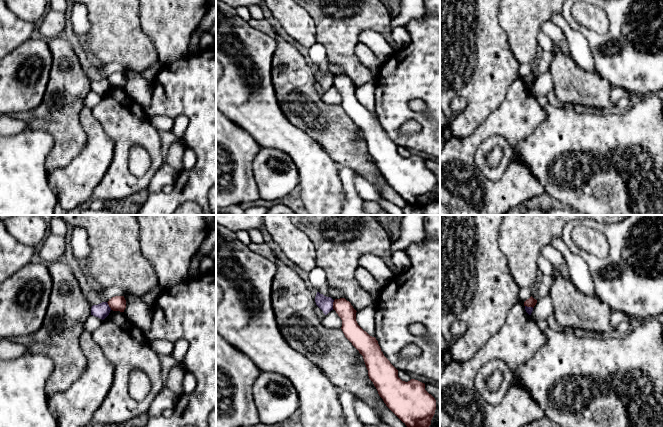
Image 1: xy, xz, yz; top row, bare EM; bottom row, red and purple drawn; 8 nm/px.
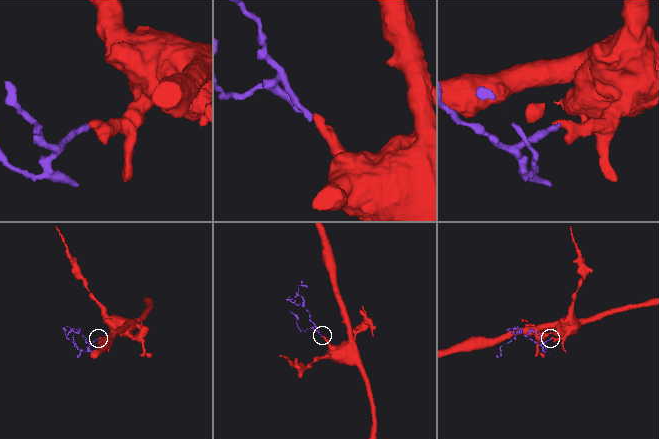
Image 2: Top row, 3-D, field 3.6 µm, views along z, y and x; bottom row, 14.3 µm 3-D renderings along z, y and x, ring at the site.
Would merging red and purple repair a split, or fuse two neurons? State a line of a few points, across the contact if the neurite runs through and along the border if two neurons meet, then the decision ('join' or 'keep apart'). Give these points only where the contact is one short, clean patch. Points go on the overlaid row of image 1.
xz (334, 300), (332, 308) | keep apart

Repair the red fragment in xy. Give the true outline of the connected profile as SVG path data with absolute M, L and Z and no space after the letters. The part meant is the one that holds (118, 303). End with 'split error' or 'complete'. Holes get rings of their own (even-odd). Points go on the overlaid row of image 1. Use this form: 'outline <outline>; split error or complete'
outline M115 296L107 302L111 310L124 312L126 308L126 300L124 296Z; complete

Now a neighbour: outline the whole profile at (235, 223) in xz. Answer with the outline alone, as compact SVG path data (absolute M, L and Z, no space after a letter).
M216 215L216 222L235 233L260 230L264 225L264 215Z

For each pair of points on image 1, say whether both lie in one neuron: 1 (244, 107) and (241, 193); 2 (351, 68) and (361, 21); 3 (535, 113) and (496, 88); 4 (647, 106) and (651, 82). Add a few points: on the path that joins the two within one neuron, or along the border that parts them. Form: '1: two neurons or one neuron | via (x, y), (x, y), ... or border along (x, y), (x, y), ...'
1: two neurons | border along (226, 116), (244, 129), (260, 146)
2: one neuron | via (348, 56), (349, 33)
3: two neurons | border along (518, 77), (508, 88), (504, 100), (491, 113)
4: two neurons | border along (652, 93), (637, 98)

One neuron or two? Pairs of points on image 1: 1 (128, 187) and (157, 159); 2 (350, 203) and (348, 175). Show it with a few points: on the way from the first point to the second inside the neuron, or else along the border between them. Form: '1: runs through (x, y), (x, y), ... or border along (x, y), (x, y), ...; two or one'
1: runs through (137, 184), (153, 168); one
2: runs through (350, 196), (348, 182); one

